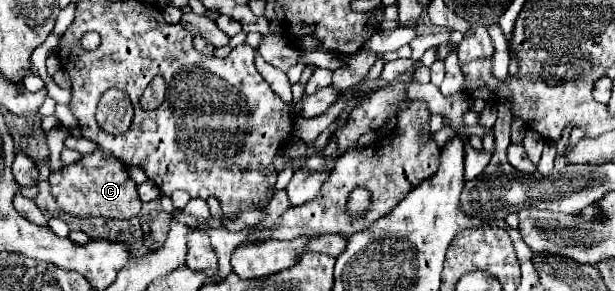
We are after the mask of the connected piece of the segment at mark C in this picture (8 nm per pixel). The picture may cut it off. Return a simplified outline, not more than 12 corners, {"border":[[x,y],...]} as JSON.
{"border":[[101,148],[51,174],[59,208],[127,220],[141,210],[127,164]]}

